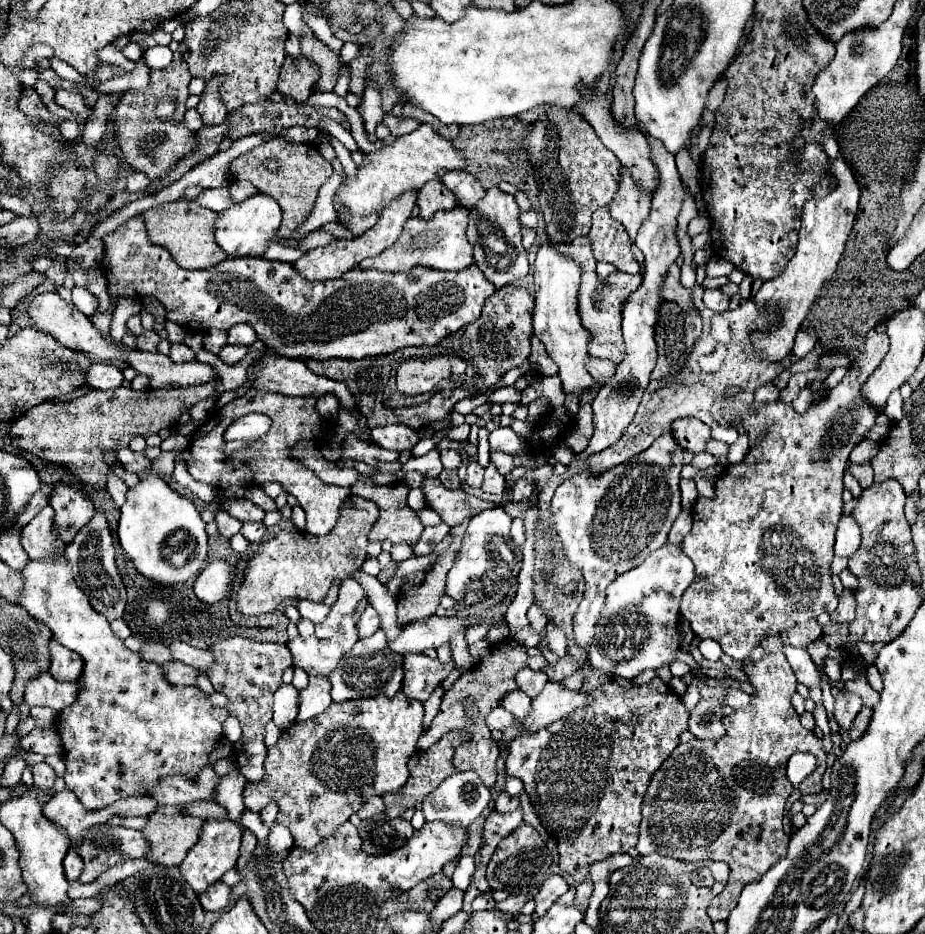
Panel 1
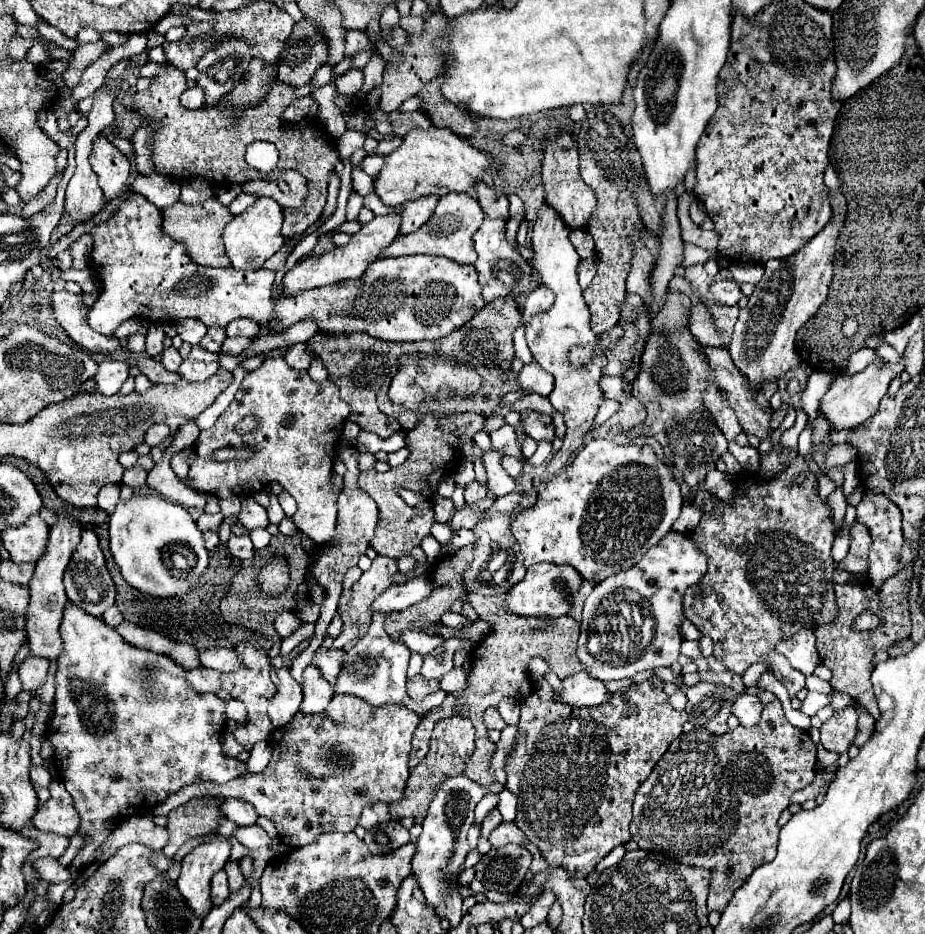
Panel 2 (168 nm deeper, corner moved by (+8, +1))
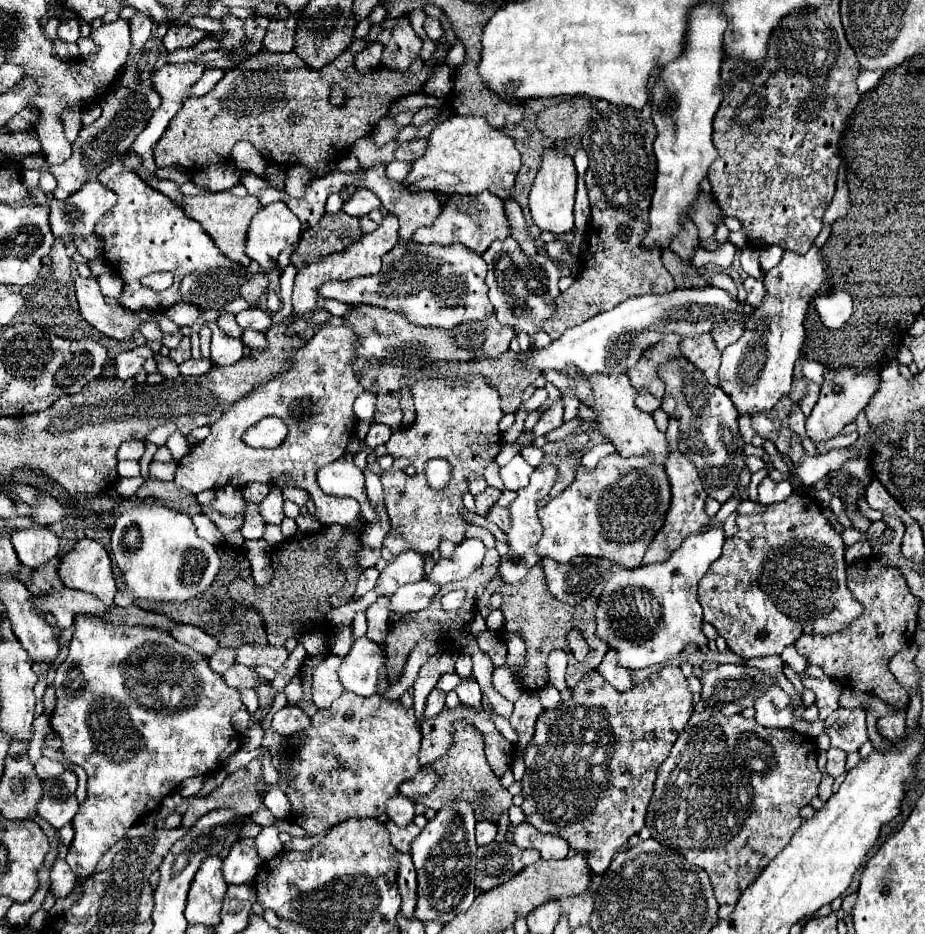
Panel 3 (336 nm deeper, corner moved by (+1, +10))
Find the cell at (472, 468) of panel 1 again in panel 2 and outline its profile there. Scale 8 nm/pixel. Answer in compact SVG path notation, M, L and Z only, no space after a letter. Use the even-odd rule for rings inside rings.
M478 480L466 484L466 486L464 486L464 498L466 498L466 504L474 504L474 502L486 498L486 492L488 492L486 486L482 486Z

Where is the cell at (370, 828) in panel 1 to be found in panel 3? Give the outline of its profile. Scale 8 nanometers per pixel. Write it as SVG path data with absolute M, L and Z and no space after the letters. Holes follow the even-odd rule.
M387 821L385 827L387 827L389 833L391 833L391 843L393 843L393 847L395 847L397 851L401 851L401 853L409 853L411 841L421 833L421 829L419 829L415 823L409 823L407 827L399 827L399 825L395 825L393 821Z

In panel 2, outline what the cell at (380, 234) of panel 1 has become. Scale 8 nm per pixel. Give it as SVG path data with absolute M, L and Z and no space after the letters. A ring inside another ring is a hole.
M390 212L386 216L374 216L374 220L364 224L360 228L360 232L354 234L352 240L346 246L334 248L332 252L326 252L322 256L308 256L304 260L298 260L296 266L292 270L288 270L284 280L282 280L284 292L286 294L296 294L300 290L310 290L310 288L320 288L320 286L334 284L338 280L360 278L364 274L364 270L378 258L378 254L398 236L400 220L402 220L400 214L396 214L396 212Z

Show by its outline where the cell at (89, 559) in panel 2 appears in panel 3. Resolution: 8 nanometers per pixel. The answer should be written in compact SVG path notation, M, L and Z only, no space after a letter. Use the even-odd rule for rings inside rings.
M79 539L75 547L61 557L57 573L67 587L87 591L105 605L113 603L117 585L111 573L109 555L101 543L93 539Z

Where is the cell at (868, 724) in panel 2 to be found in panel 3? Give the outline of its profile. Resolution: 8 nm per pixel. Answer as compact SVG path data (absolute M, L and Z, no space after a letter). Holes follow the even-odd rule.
M905 711L877 719L877 729L889 741L901 739L905 735Z

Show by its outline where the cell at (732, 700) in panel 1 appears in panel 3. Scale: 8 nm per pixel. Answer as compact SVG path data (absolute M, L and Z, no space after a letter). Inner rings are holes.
M773 687L755 705L755 719L767 729L793 729L793 711L801 701L789 697L783 689Z

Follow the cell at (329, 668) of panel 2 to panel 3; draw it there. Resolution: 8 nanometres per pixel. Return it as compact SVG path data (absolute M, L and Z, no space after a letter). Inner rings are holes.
M367 637L357 639L339 669L343 687L359 697L375 695L379 671L385 659L387 659L385 645L375 643Z

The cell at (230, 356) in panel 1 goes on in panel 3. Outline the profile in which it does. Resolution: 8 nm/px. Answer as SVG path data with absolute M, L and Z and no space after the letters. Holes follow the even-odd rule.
M247 329L243 331L243 337L241 341L245 345L249 345L251 349L257 349L257 351L263 351L267 349L267 341L265 341L265 333L259 333L259 331L253 331L253 329Z

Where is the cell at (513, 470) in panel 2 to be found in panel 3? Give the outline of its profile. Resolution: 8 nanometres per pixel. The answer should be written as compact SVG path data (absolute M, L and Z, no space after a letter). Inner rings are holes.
M525 447L525 449L521 449L521 455L525 457L525 461L531 467L541 465L541 461L543 461L543 449L539 449L539 447Z

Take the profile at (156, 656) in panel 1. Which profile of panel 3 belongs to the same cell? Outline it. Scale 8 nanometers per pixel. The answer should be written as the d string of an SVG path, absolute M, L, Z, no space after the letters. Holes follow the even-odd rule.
M219 649L219 651L211 657L209 665L211 665L211 669L213 669L215 673L223 675L231 665L235 665L235 651L233 651L233 649Z

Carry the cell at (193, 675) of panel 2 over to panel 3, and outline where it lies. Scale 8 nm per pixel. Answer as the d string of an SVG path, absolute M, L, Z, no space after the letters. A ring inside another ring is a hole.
M233 665L229 669L229 673L223 675L225 683L229 687L235 687L235 689L241 689L241 687L257 687L261 683L267 683L265 677L261 677L253 667L245 667L245 665Z

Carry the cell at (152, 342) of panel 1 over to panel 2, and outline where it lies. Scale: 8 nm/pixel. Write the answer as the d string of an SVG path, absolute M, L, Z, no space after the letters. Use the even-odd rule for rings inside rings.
M152 324L150 330L148 330L148 334L146 334L146 352L148 352L150 356L158 356L158 354L164 350L162 340L164 340L164 330L162 330L162 326L160 326L160 324Z

